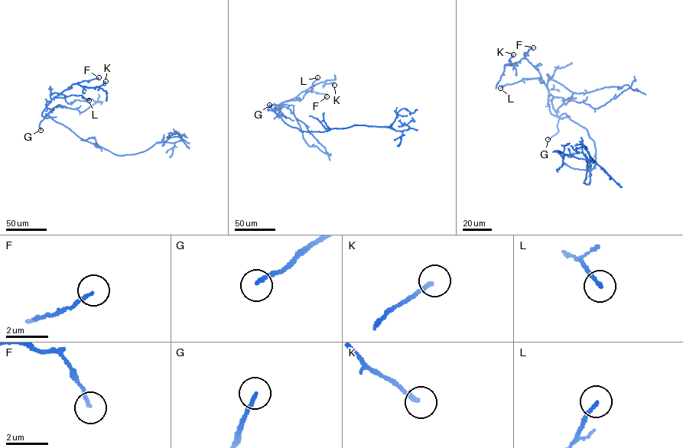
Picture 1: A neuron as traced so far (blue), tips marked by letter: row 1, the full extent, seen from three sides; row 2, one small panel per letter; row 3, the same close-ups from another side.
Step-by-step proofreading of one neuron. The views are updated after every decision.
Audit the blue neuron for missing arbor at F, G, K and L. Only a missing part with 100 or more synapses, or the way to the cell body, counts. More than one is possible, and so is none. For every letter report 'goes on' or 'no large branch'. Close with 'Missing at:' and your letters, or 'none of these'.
F: no large branch
G: goes on
K: no large branch
L: no large branch
Missing at: G

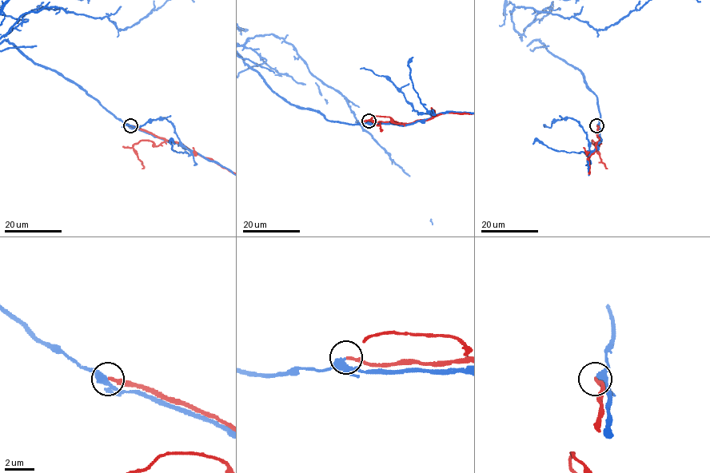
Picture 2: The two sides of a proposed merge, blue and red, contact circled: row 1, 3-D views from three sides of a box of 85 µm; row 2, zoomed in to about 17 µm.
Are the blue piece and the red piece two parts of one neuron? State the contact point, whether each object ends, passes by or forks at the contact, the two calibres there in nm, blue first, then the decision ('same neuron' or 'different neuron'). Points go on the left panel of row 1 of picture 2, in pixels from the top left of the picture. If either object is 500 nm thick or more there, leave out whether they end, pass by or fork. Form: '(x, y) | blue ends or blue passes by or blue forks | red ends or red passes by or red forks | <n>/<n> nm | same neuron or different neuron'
(130, 125) | blue passes by | red ends | 400/190 nm | different neuron

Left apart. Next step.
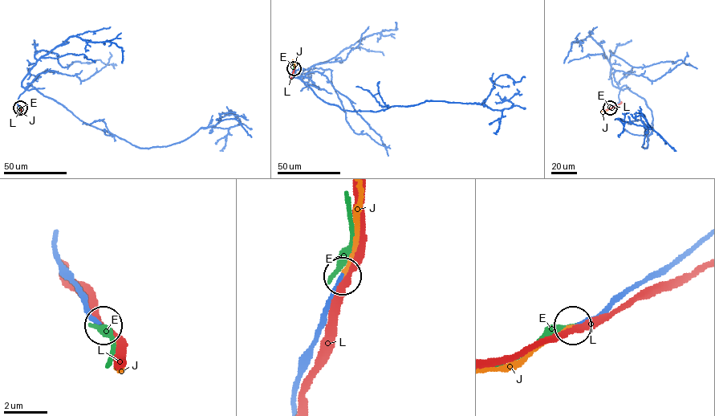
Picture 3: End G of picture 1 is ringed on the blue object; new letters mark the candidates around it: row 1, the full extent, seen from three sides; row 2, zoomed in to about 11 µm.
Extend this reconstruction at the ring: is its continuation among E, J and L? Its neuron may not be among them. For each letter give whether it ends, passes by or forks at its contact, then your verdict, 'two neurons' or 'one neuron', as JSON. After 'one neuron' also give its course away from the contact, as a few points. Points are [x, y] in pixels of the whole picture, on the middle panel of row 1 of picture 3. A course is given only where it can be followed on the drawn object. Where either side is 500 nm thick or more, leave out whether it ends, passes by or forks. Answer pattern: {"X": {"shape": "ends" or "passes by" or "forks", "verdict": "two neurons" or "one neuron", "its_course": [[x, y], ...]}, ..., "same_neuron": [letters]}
{"E": {"shape": "ends", "verdict": "two neurons"}, "J": {"shape": "ends", "verdict": "one neuron", "its_course": [[294, 69], [292, 59]]}, "L": {"shape": "passes by", "verdict": "two neurons"}, "same_neuron": ["J"]}

